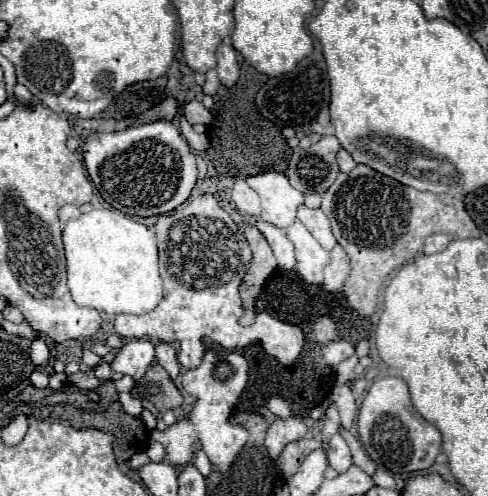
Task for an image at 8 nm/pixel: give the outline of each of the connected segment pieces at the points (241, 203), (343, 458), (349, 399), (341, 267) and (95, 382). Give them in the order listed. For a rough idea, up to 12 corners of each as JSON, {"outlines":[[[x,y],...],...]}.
{"outlines":[[[236,179],[232,201],[240,213],[252,217],[260,215],[258,195]],[[340,435],[330,439],[328,465],[346,473],[352,455]],[[336,385],[330,403],[338,407],[342,425],[350,429],[356,401],[348,385]],[[340,245],[330,251],[324,269],[324,289],[340,291],[350,271]],[[78,371],[68,381],[84,391],[96,389],[104,379],[92,371]]]}

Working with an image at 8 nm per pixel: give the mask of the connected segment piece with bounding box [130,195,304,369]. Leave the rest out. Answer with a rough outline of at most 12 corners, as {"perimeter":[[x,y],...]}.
{"perimeter":[[212,195],[160,215],[162,309],[130,339],[170,337],[178,361],[254,341],[282,365],[298,325],[260,312],[242,327],[250,247]]}

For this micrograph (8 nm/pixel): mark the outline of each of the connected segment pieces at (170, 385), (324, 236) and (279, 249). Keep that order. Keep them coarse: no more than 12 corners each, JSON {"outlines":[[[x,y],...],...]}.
{"outlines":[[[158,363],[134,383],[132,397],[158,413],[182,405],[180,391]],[[298,207],[298,219],[330,251],[336,239],[322,209]],[[258,219],[254,225],[284,269],[294,267],[294,245],[284,229]]]}

